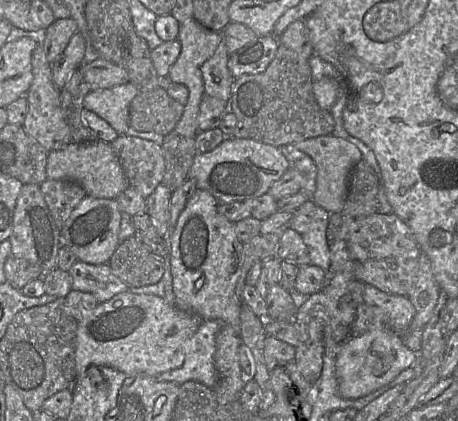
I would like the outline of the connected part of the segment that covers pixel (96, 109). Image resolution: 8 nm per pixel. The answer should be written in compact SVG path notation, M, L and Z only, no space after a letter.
M126 82L112 88L90 90L84 98L84 108L108 122L119 135L130 128L130 104L140 88Z

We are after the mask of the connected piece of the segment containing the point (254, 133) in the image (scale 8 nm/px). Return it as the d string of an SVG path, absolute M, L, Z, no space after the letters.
M280 44L275 58L264 72L235 78L229 102L229 110L238 120L233 137L281 147L332 135L335 128L333 115L318 105L313 94L313 82L309 60Z

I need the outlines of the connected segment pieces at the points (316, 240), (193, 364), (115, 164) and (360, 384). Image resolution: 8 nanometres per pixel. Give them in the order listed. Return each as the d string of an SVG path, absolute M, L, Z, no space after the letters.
M316 205L314 211L310 211L308 215L311 218L310 230L302 234L303 240L308 247L311 264L328 273L329 281L332 273L327 230L331 213Z
M219 320L202 321L197 331L184 345L184 362L181 367L162 373L158 380L182 385L194 380L209 388L218 381L215 367L216 338L222 328Z
M102 140L69 144L52 150L47 157L47 176L54 180L71 180L83 187L86 194L94 198L116 199L129 183L123 168L110 143Z
M389 326L377 327L351 336L336 359L338 392L345 399L362 398L389 385L403 370L412 366L419 354L409 349Z

